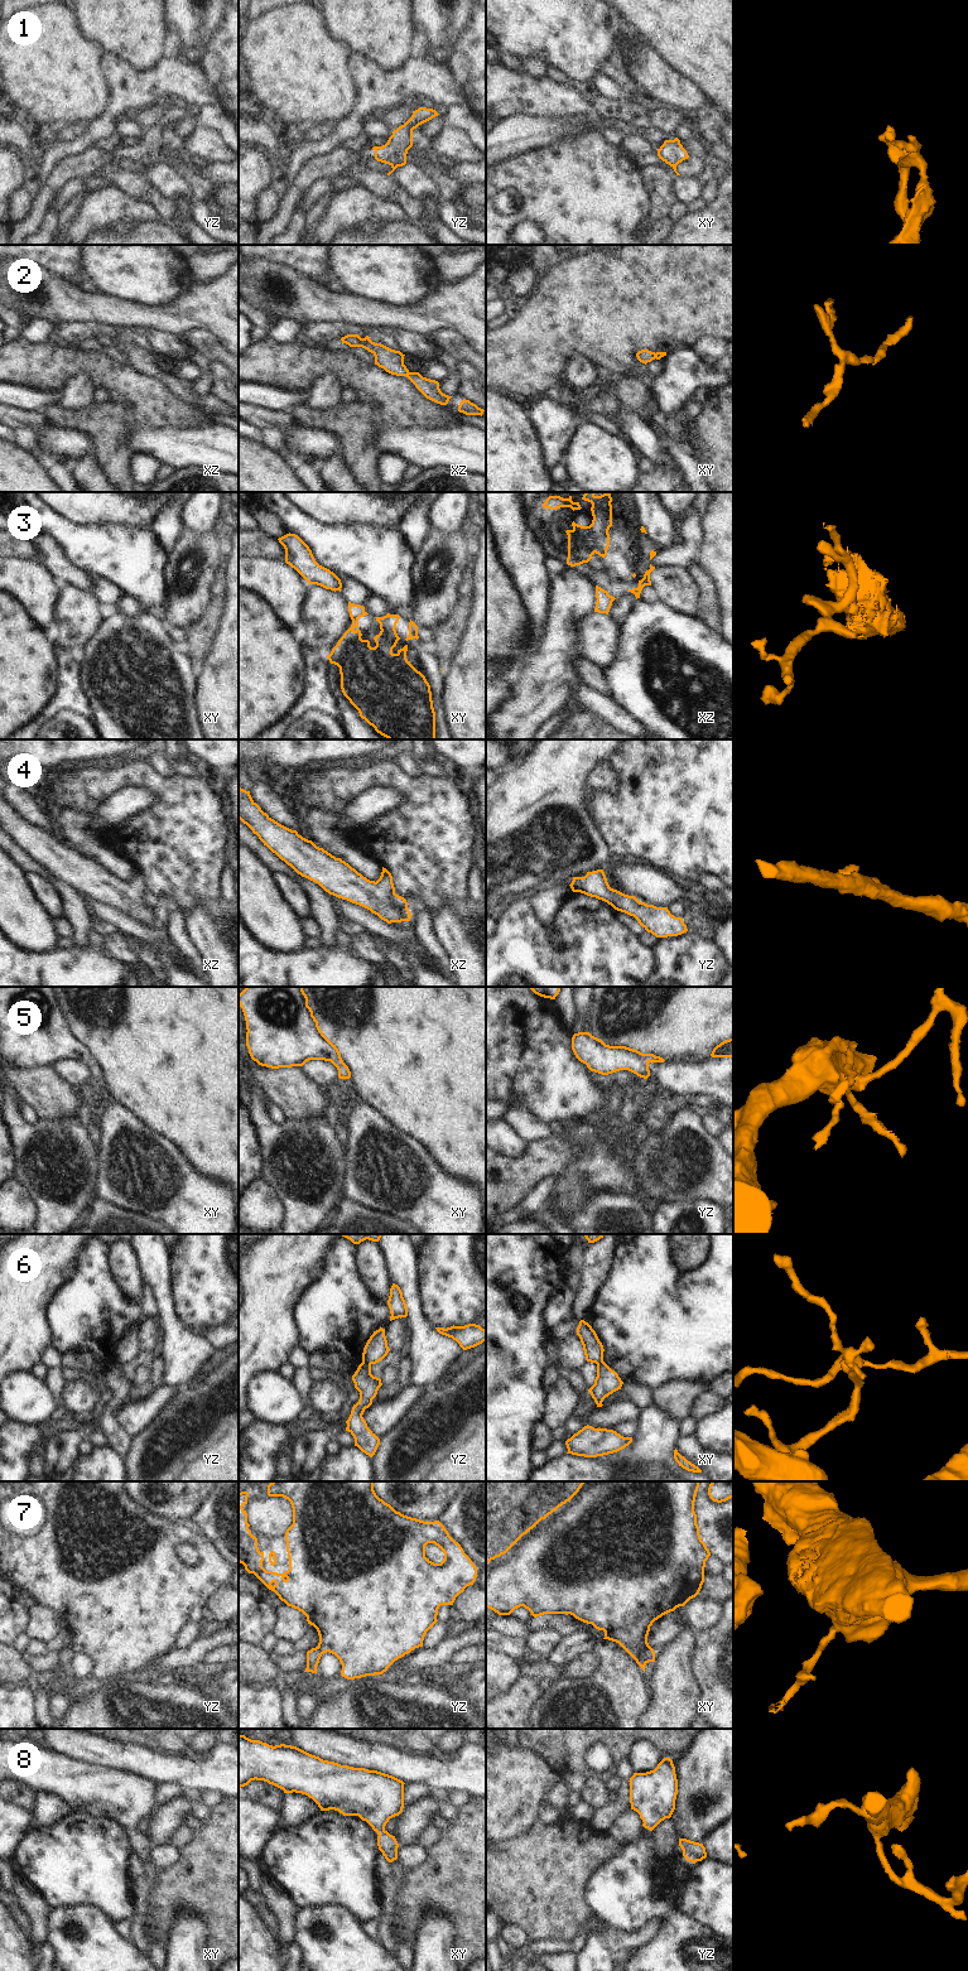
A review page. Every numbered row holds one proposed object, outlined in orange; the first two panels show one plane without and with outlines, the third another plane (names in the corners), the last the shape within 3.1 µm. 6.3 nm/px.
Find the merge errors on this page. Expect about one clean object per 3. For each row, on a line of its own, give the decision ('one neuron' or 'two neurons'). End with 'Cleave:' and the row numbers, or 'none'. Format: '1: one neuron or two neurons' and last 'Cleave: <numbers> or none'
1: two neurons
2: one neuron
3: two neurons
4: one neuron
5: one neuron
6: two neurons
7: two neurons
8: one neuron
Cleave: 1, 3, 6, 7

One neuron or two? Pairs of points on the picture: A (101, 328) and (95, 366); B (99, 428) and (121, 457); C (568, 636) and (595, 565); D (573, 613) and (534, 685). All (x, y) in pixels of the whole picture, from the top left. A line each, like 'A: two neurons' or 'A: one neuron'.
A: two neurons
B: one neuron
C: two neurons
D: one neuron

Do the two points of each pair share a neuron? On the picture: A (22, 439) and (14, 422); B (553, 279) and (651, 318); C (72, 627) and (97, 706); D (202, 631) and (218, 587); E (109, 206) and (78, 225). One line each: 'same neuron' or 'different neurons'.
A: different neurons
B: same neuron
C: different neurons
D: same neuron
E: same neuron

